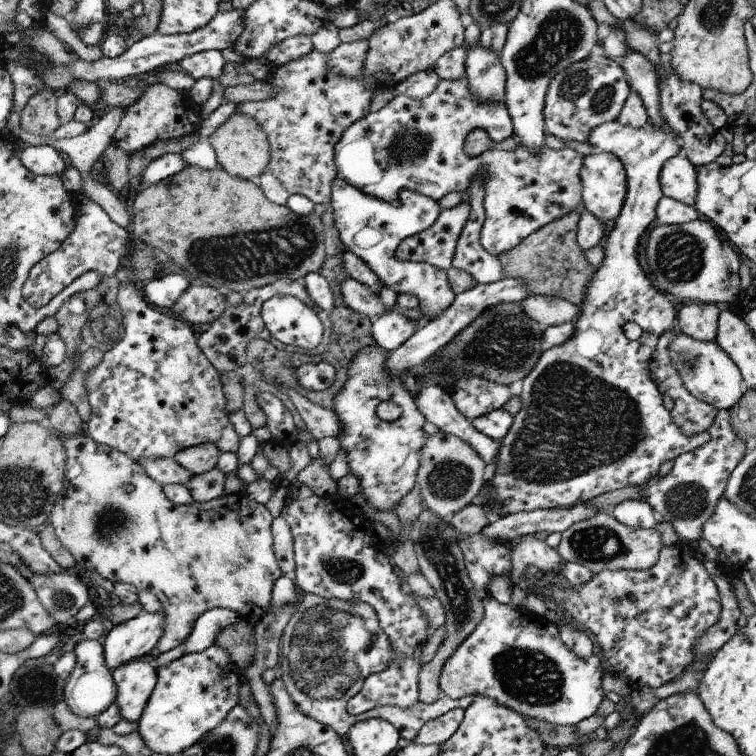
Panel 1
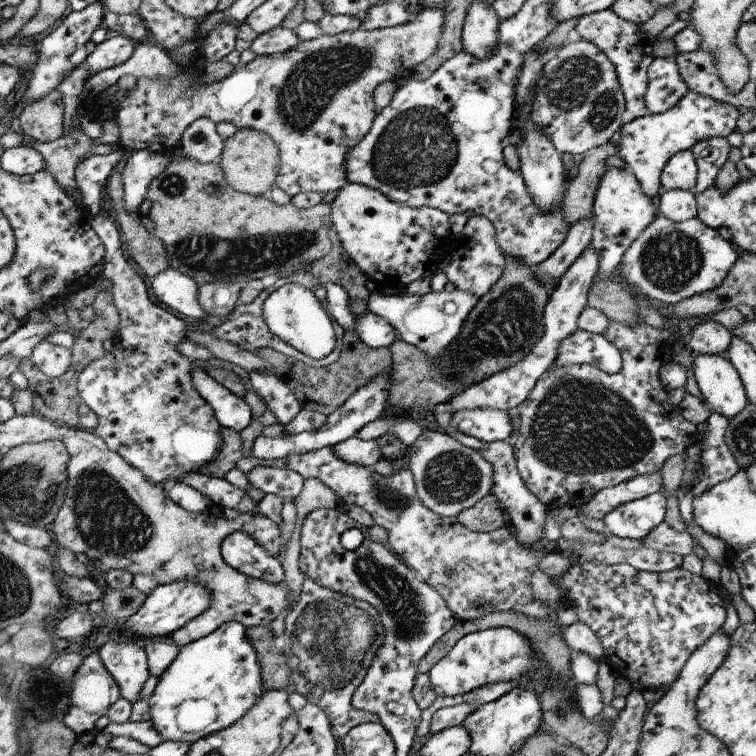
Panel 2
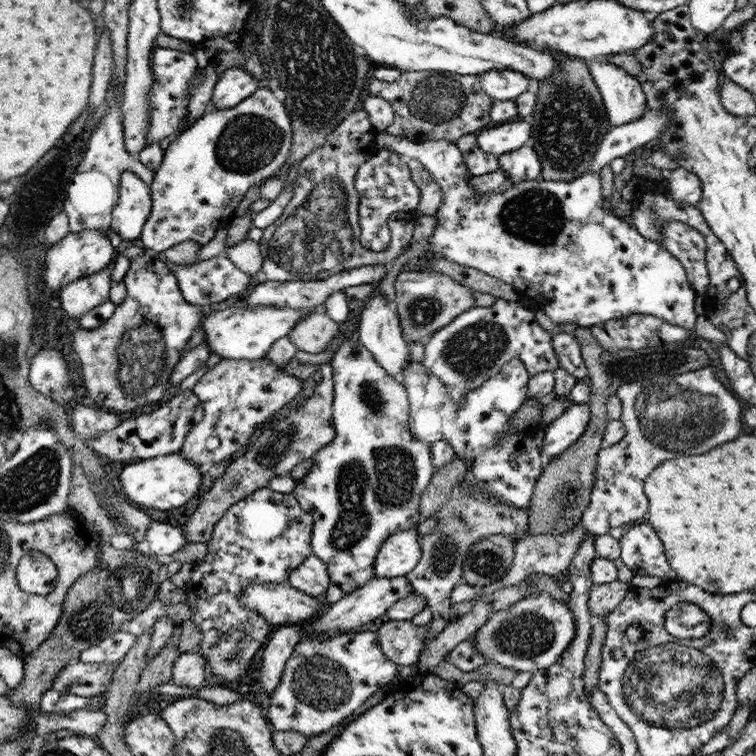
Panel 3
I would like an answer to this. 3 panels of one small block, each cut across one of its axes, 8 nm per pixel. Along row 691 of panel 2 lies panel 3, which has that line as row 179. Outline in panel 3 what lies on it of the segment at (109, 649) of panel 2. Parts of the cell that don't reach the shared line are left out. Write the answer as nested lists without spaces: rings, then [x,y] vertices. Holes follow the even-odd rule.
[[[124,169],[120,177],[119,201],[112,210],[112,230],[122,238],[123,244],[132,244],[140,240],[140,232],[144,230],[145,222],[153,210],[152,189],[146,185],[136,173]]]

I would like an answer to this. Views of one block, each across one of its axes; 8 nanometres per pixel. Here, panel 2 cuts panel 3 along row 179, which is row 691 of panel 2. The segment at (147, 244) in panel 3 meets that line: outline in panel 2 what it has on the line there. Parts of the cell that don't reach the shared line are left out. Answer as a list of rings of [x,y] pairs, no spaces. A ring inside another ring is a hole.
[[[236,621],[224,622],[208,636],[180,647],[176,660],[160,675],[152,694],[147,698],[150,706],[150,721],[154,723],[154,728],[158,734],[161,734],[164,742],[193,743],[199,738],[217,733],[226,726],[238,722],[264,694],[260,669],[256,650],[248,640],[243,624]]]

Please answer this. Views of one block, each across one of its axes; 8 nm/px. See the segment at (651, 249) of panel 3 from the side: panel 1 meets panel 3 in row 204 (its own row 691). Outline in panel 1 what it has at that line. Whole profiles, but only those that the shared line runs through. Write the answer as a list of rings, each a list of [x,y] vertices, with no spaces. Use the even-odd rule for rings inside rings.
[[[486,597],[483,599],[485,606],[485,615],[482,622],[476,627],[476,630],[462,644],[454,651],[454,654],[447,658],[442,670],[439,674],[439,687],[442,692],[442,696],[448,696],[453,699],[461,699],[462,697],[475,697],[476,695],[485,696],[489,699],[495,700],[499,705],[506,708],[515,710],[518,714],[525,716],[529,719],[536,719],[539,721],[546,721],[553,725],[572,726],[578,724],[580,720],[588,718],[595,714],[600,706],[600,703],[606,698],[605,692],[602,689],[602,677],[604,674],[603,662],[598,652],[593,652],[587,660],[580,658],[566,643],[562,642],[559,625],[555,622],[548,621],[544,618],[540,618],[531,614],[523,606],[518,608],[512,608],[508,604],[502,604],[494,597]]]

